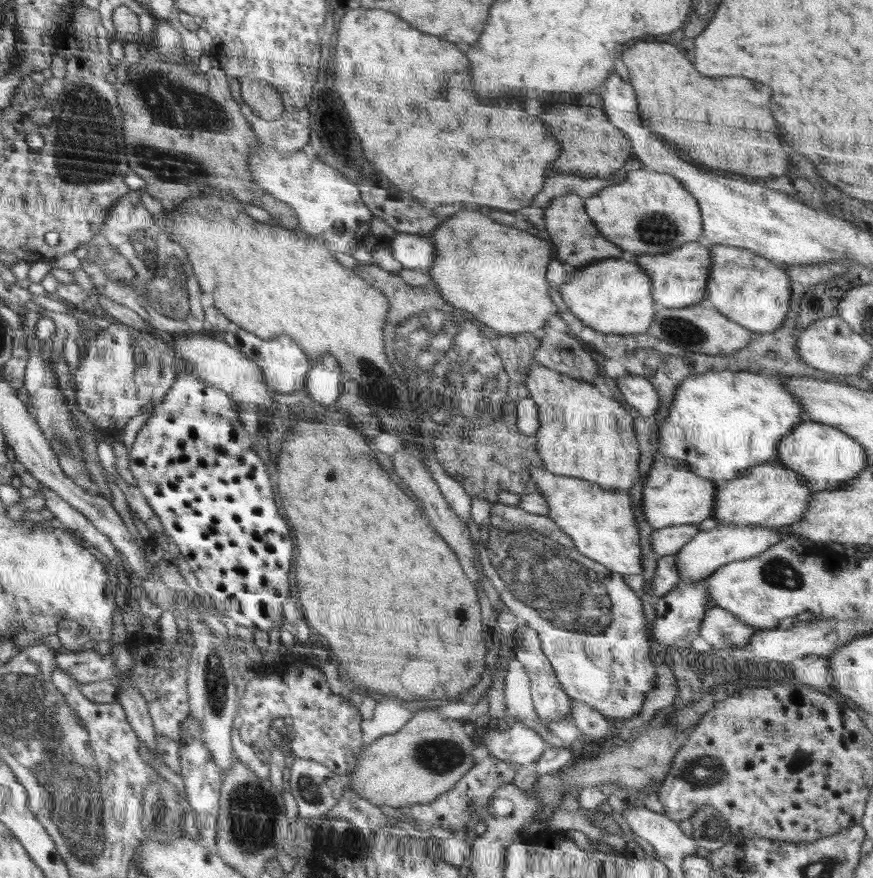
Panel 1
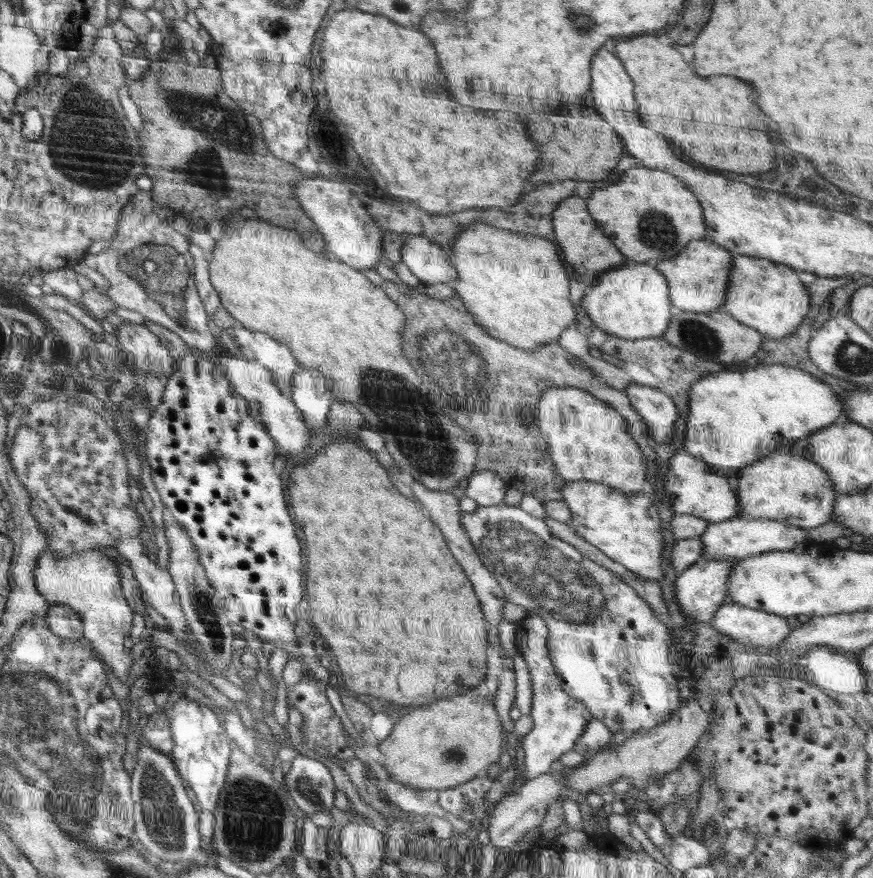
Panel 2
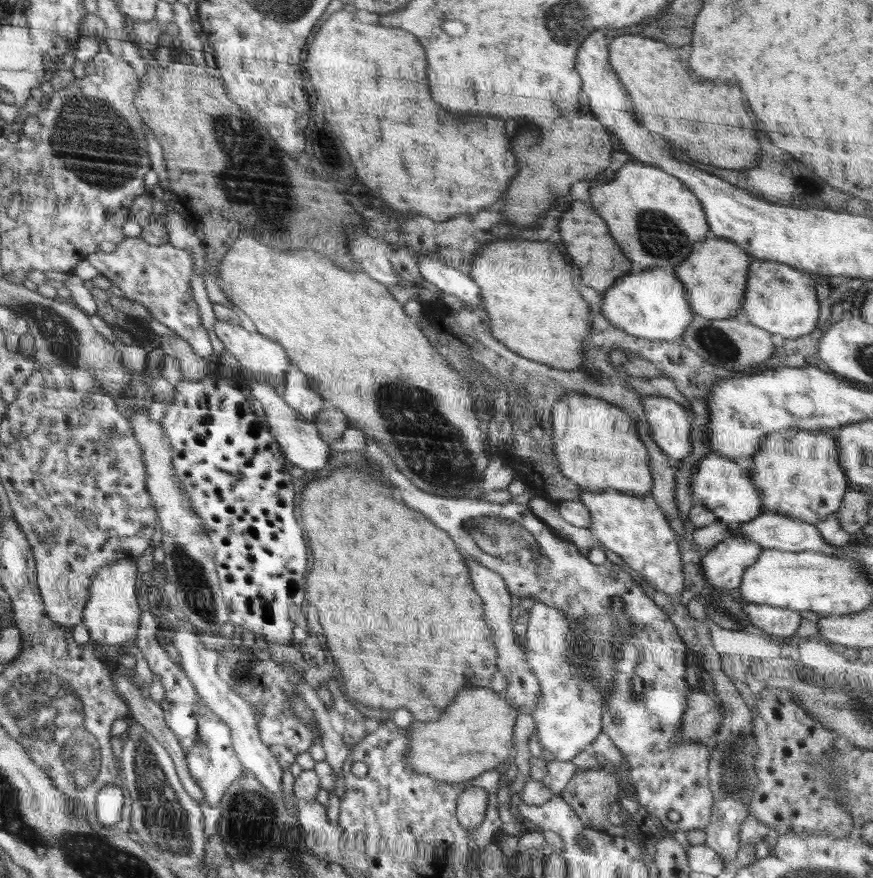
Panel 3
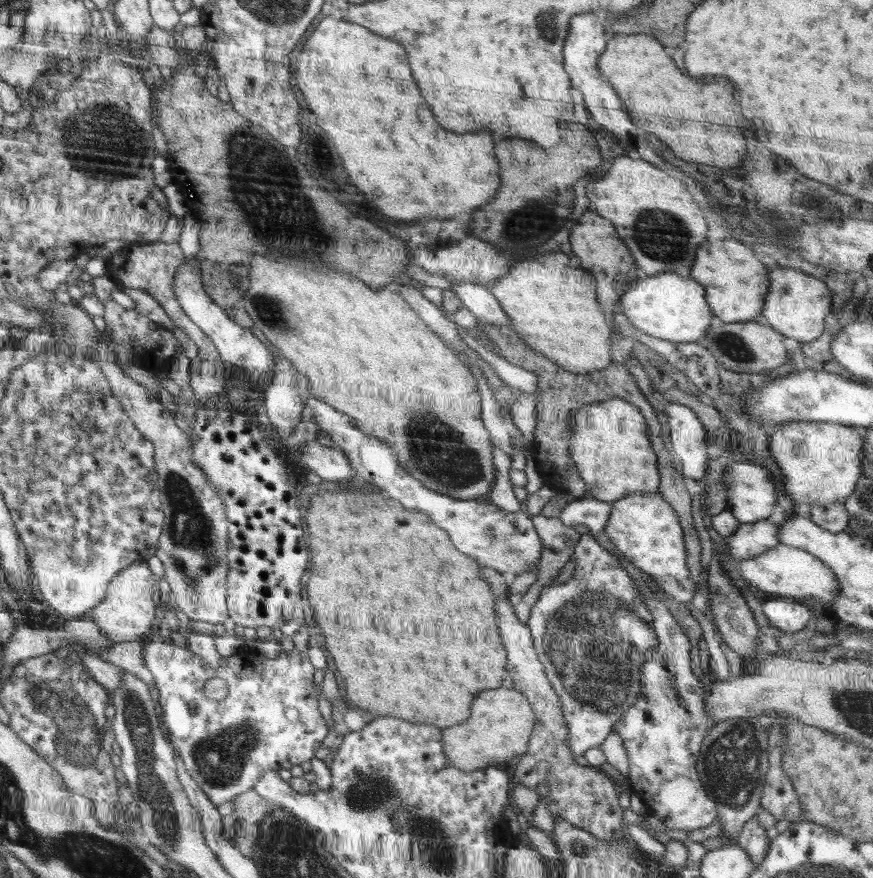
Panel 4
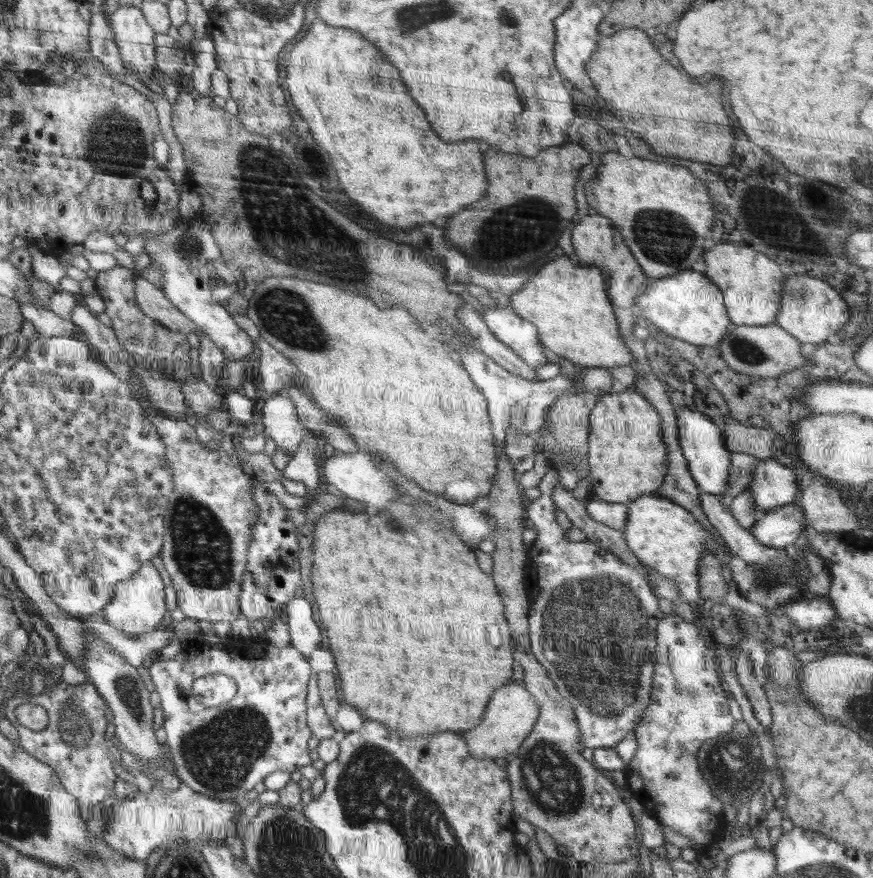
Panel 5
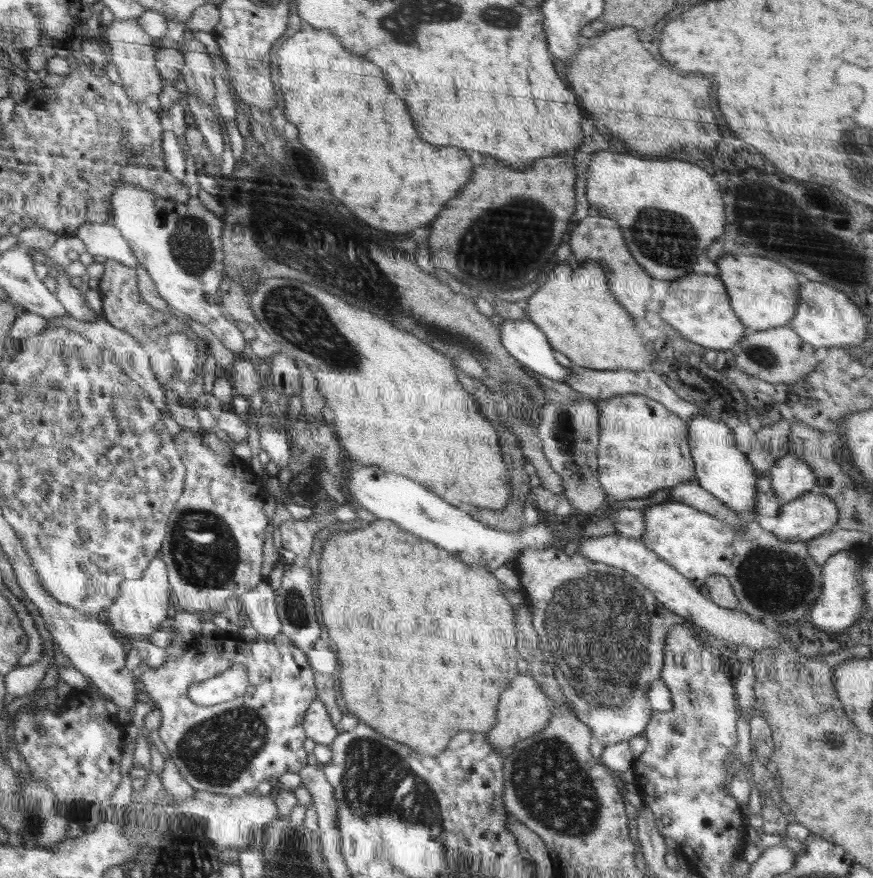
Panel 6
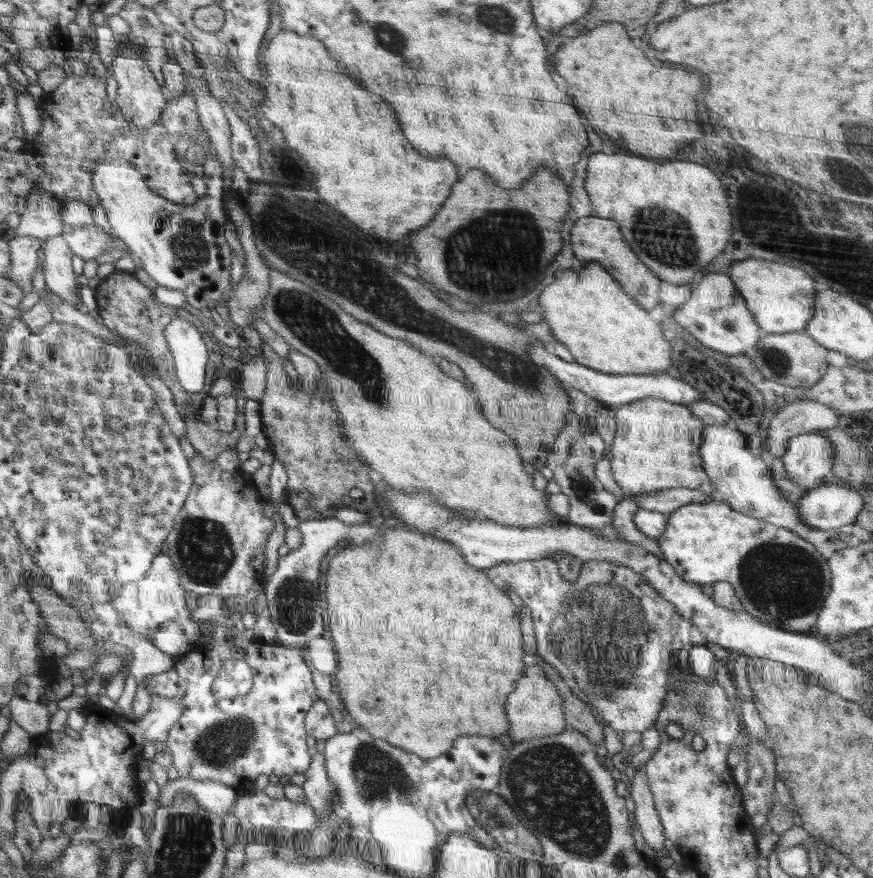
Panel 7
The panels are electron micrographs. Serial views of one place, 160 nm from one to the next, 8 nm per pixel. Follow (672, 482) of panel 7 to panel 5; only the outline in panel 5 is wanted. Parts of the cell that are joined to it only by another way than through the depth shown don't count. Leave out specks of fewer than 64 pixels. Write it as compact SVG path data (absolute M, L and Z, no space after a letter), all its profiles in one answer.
M634 389L604 394L591 410L589 427L587 467L598 498L628 503L661 487L667 472L667 446L661 435L660 415L646 398Z

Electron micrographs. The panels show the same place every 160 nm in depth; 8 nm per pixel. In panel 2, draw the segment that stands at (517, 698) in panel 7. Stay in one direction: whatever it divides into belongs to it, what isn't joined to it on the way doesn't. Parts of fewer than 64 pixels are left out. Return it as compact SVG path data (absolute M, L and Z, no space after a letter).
M475 689L467 690L456 698L438 700L428 706L412 708L394 726L390 736L381 740L378 745L383 756L380 773L384 779L390 777L403 786L421 792L425 789L438 792L440 789L452 788L493 772L493 764L499 760L502 752L502 722L493 701L486 697L478 697Z

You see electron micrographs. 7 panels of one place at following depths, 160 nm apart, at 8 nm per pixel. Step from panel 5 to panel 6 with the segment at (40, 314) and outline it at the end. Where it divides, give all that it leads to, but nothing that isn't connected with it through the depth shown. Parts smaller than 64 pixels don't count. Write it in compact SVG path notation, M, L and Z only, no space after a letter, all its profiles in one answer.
M98 313L97 319L94 322L82 322L72 318L70 315L50 318L47 319L47 324L44 327L49 328L50 326L63 326L68 330L78 332L90 342L103 346L106 350L112 352L116 361L121 363L123 371L129 378L146 391L149 400L151 400L160 410L167 410L164 400L165 394L160 382L156 379L156 375L152 372L149 354L140 346L140 344L138 344L138 341L134 337L131 337L127 332L114 328L114 326L112 326L106 319L101 319Z

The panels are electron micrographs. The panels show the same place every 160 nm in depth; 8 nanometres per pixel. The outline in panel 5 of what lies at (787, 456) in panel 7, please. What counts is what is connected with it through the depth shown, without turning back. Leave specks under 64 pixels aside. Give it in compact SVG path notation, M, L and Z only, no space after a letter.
M774 458L761 460L754 469L752 480L746 489L749 489L751 497L754 498L753 508L757 520L767 512L793 503L800 492L796 485L796 475Z

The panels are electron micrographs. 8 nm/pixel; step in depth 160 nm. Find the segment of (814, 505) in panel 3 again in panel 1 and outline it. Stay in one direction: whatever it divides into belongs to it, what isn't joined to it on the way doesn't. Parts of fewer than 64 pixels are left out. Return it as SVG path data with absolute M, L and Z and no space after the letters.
M775 459L768 460L748 468L738 478L718 484L711 518L717 524L783 528L803 519L809 498L815 492L805 485L805 480L797 472Z

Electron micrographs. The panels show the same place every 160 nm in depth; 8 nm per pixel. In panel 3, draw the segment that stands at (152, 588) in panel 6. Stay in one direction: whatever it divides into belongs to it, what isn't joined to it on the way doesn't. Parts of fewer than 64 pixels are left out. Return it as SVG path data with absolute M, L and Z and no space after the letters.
M124 559L116 561L110 565L104 566L102 571L99 571L99 576L92 581L91 600L88 601L86 608L83 610L83 623L88 628L90 641L96 644L126 644L126 640L136 639L136 630L139 630L141 625L142 613L140 606L136 602L136 564L134 560Z

